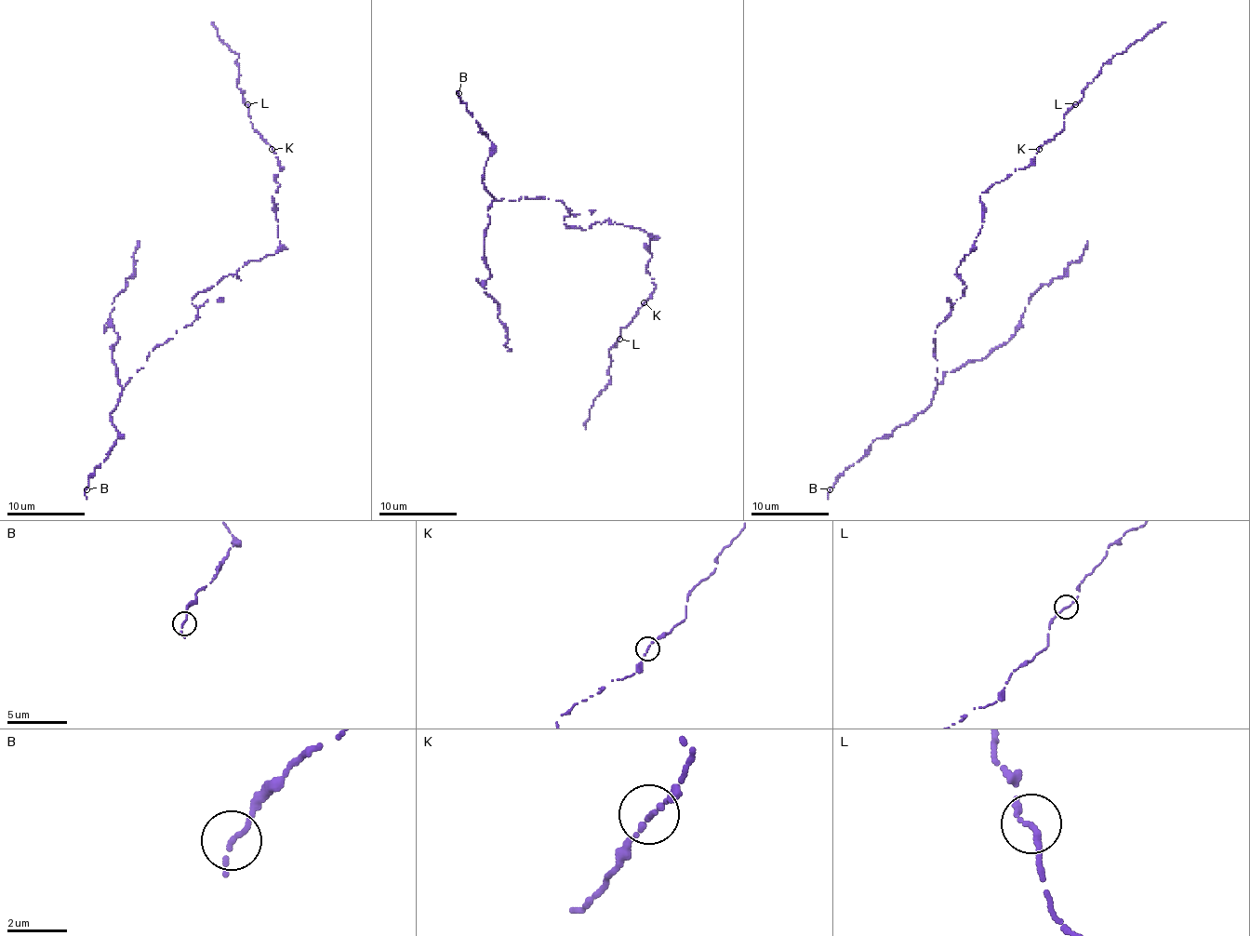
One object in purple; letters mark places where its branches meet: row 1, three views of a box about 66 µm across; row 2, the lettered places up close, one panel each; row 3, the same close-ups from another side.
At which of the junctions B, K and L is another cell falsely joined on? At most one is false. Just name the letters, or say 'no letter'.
no letter

